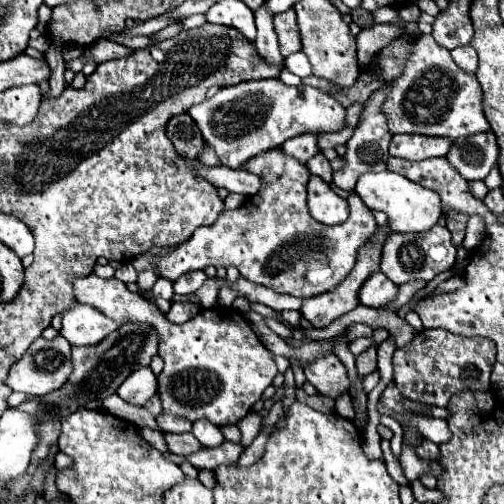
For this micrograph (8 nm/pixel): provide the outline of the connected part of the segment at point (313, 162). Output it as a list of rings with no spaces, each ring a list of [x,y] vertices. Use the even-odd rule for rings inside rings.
[[[318,152],[316,156],[312,156],[306,166],[308,166],[308,170],[310,170],[312,174],[316,174],[316,176],[320,176],[324,182],[332,184],[332,168],[330,168],[330,162],[324,158],[322,152]]]

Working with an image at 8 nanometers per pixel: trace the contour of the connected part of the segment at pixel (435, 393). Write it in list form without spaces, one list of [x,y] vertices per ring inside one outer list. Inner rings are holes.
[[[424,330],[412,342],[394,352],[394,380],[398,390],[414,400],[430,406],[446,406],[452,394],[460,390],[482,390],[490,386],[490,370],[496,362],[496,346],[486,338],[458,338],[448,330]]]

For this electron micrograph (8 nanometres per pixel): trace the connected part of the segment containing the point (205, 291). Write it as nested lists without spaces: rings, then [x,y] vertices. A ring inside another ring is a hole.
[[[215,279],[213,285],[211,286],[211,281],[206,281],[202,287],[200,287],[196,292],[195,296],[200,301],[202,308],[210,309],[217,304],[218,290],[219,286],[223,282],[223,279]]]

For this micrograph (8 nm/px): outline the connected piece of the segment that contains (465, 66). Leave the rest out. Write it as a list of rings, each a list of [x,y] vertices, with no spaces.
[[[460,46],[452,50],[452,60],[456,62],[456,66],[468,74],[474,74],[478,68],[478,56],[476,50],[472,46]]]

